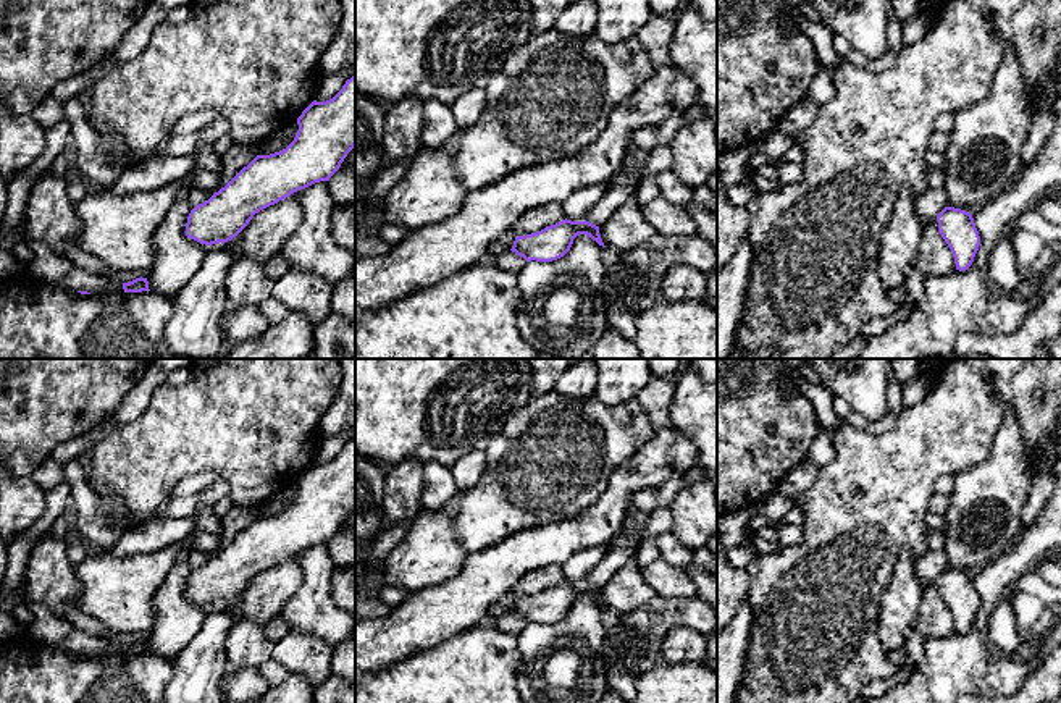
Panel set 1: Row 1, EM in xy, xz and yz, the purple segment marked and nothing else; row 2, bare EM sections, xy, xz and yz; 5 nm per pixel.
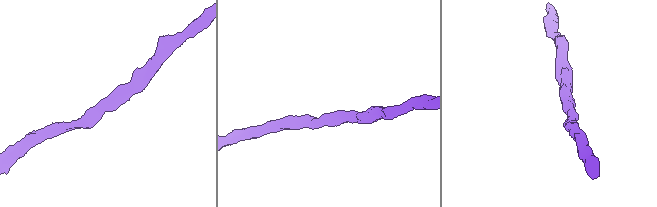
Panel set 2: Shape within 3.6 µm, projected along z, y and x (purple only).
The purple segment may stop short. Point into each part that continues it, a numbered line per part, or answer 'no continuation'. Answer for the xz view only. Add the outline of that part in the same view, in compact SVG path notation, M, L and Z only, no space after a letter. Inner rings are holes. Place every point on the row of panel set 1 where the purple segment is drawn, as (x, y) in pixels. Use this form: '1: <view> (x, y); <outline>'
1: xz (509, 260); M507 250L494 257L493 267L501 268L504 272L518 273L525 263L526 260L523 257L517 255L512 250Z

